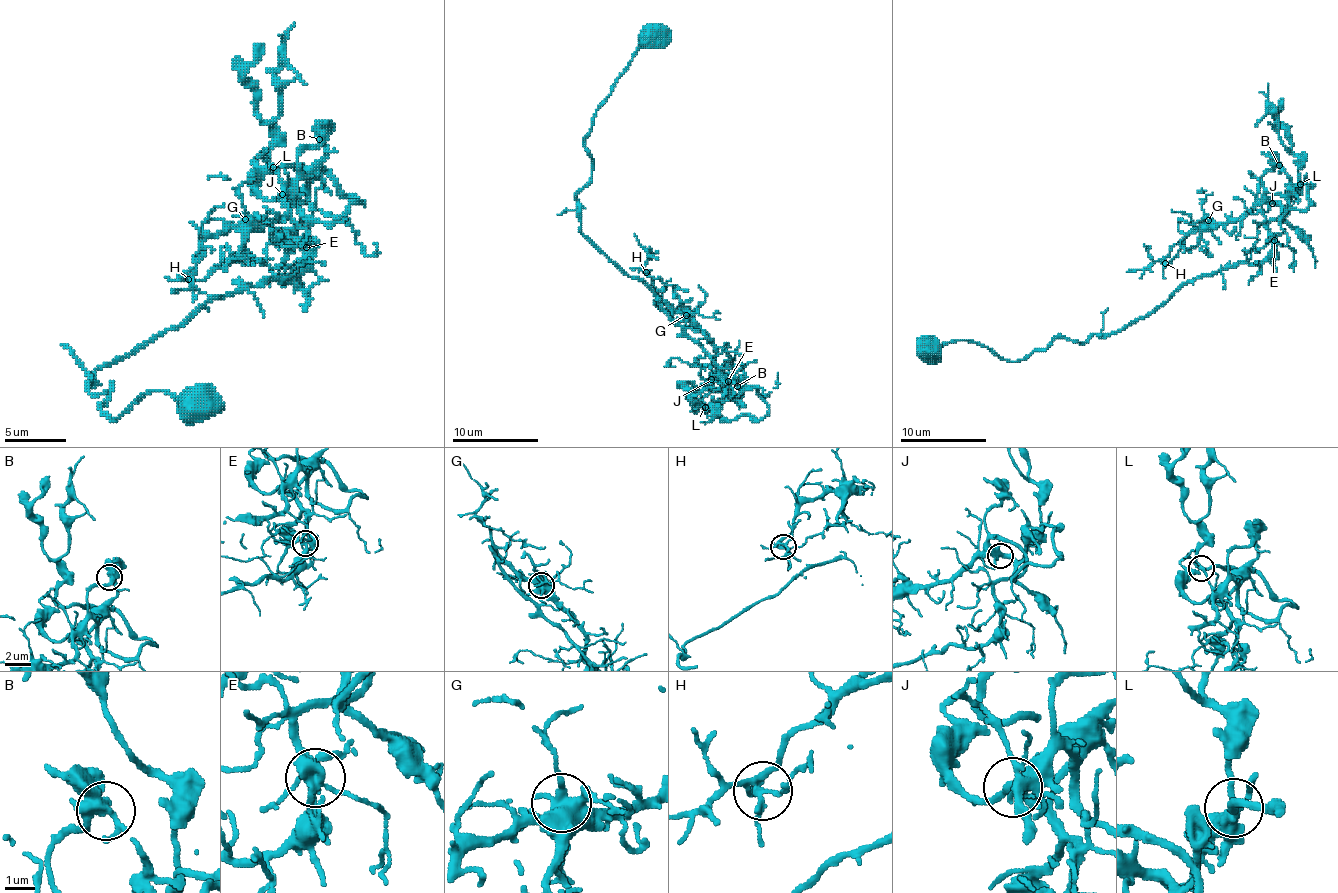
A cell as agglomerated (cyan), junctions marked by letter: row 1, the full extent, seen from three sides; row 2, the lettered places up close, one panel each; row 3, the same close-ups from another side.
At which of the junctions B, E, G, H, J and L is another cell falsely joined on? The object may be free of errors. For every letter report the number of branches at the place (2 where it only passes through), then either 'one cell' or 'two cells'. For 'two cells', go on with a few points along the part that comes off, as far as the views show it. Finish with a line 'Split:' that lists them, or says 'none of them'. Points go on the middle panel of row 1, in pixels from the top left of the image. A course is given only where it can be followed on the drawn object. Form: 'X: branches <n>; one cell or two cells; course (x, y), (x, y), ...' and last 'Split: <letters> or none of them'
B: branches 4; one cell
E: branches 7; one cell
G: branches 6; one cell
H: branches 5; one cell
J: branches 5; one cell
L: branches 4; one cell
Split: none of them

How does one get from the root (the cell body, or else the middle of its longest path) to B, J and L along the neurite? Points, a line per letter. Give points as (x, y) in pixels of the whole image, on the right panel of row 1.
B: (1193, 280), (1240, 263), (1259, 263), (1268, 255), (1272, 248), (1268, 222), (1289, 203), (1289, 178), (1279, 165)
J: (1193, 280), (1236, 267), (1240, 263), (1259, 263), (1272, 248), (1268, 222), (1281, 214), (1281, 205), (1272, 203)
L: (1193, 280), (1240, 263), (1259, 263), (1272, 248), (1268, 222), (1281, 214), (1281, 205), (1287, 203), (1300, 184)

